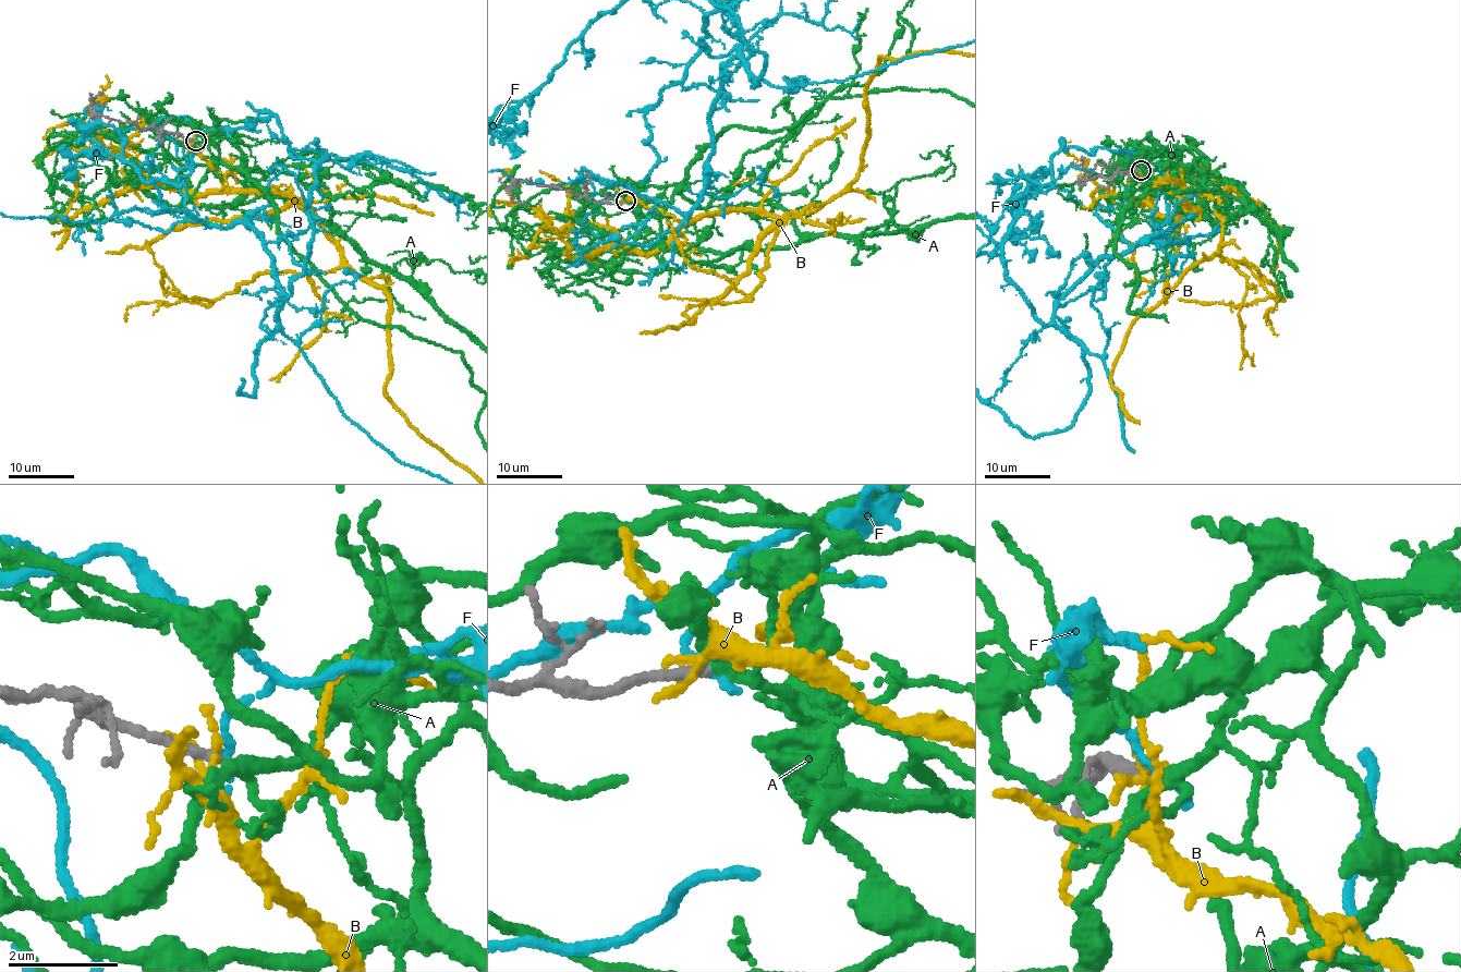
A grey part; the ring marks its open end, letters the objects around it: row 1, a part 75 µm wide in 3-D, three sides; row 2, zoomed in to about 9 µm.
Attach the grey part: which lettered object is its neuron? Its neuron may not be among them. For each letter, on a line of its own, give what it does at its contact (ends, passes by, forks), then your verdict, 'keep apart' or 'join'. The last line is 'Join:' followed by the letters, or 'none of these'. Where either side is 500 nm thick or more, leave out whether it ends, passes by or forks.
A: it forks | join
B: it passes by | keep apart
F: it ends | keep apart
Join: A

